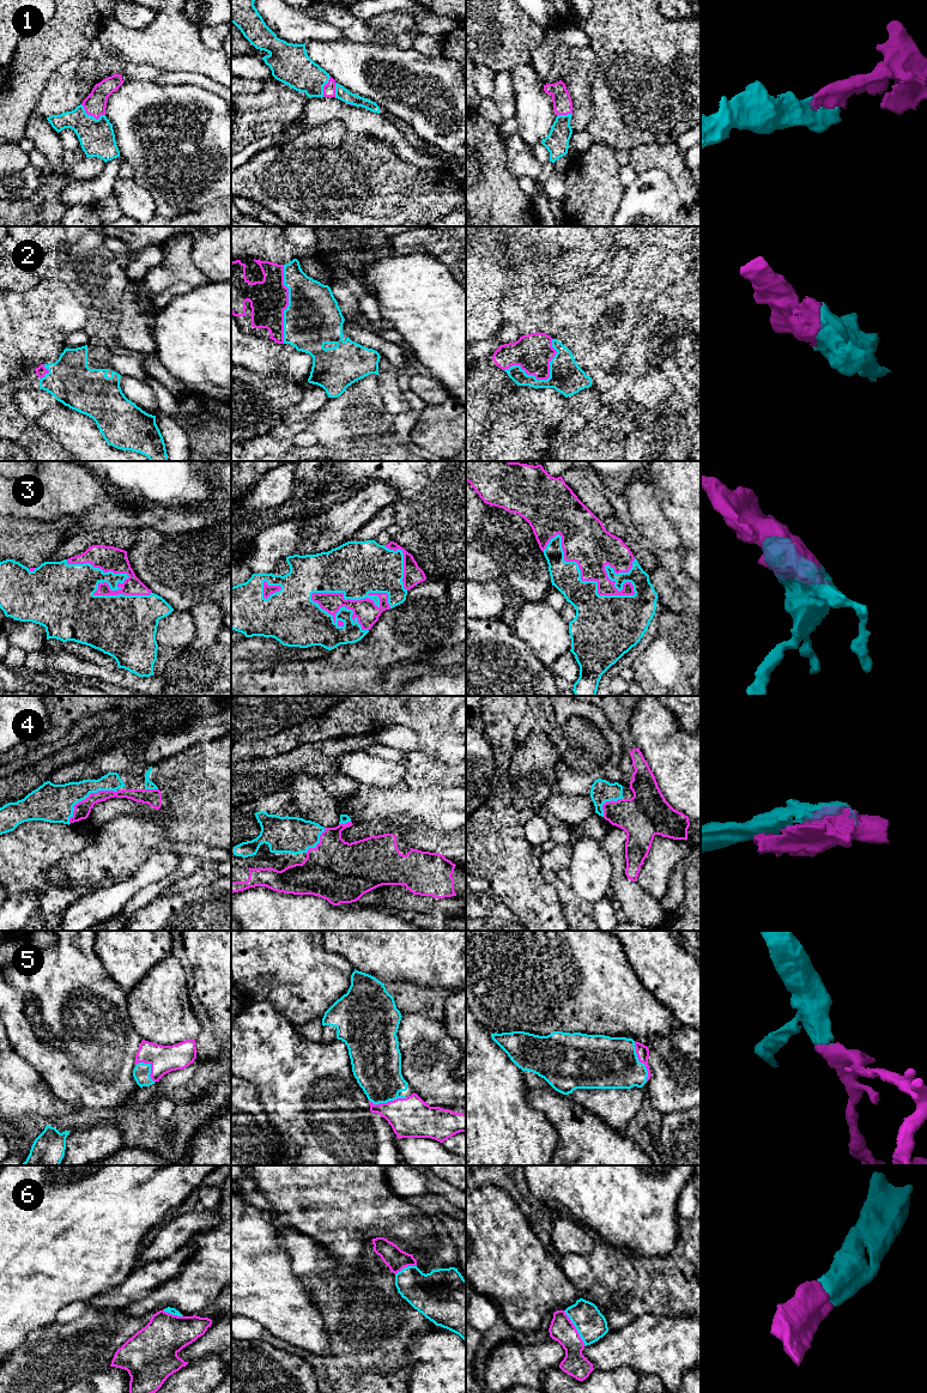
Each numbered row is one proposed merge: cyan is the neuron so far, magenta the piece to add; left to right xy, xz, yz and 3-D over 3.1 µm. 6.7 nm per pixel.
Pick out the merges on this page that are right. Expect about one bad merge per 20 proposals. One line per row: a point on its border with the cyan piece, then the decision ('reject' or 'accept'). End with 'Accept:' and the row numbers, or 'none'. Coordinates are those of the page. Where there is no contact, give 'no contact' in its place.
1: contact xy (90, 115); accept
2: contact yz (545, 380); accept
3: contact xz (355, 599); accept
4: contact xy (86, 797); accept
5: contact yz (641, 1063); accept
6: contact yz (576, 1328); accept
Accept: 1, 2, 3, 4, 5, 6

